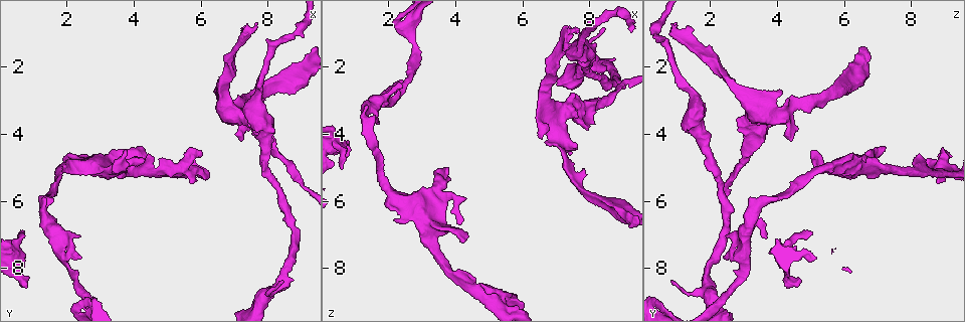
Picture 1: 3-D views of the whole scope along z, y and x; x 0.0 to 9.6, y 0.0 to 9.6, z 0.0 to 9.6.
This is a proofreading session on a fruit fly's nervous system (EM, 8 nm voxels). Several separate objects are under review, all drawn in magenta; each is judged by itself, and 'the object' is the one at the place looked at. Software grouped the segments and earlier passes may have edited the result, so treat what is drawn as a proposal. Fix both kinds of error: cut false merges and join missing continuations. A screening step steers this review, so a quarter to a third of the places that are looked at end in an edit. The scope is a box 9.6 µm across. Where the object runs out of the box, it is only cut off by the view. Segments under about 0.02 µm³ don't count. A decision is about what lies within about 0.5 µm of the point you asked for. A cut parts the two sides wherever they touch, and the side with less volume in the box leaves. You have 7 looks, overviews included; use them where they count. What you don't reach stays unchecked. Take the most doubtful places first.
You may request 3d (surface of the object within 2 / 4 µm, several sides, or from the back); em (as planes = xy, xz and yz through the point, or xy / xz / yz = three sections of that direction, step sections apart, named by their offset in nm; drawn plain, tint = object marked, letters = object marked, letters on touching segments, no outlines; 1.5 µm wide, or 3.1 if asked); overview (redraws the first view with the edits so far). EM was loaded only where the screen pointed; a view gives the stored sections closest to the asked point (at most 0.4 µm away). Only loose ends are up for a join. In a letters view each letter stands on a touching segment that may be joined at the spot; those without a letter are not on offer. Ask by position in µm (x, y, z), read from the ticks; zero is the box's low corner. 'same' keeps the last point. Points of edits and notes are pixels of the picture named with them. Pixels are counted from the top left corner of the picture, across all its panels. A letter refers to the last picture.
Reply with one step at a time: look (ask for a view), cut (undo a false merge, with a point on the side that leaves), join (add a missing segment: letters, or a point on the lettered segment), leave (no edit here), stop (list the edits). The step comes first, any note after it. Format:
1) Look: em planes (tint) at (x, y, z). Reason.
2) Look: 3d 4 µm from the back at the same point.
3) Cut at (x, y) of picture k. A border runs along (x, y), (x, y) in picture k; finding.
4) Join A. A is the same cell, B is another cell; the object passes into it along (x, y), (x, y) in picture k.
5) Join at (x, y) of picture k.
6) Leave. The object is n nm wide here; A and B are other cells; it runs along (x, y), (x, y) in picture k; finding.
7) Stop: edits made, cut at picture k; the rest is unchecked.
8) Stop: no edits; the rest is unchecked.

Look: 3d 4 µm at (8.50, 8.40, 0.85). Thin end.

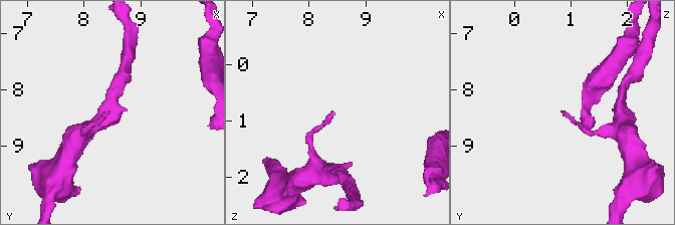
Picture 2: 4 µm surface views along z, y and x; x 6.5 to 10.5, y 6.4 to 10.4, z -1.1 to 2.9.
Look: em planes (letters) at (8.40, 8.40, 0.80).

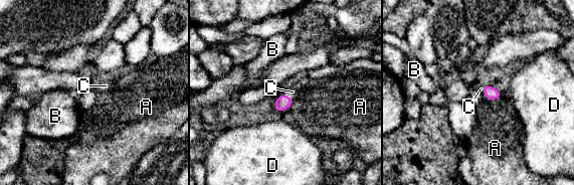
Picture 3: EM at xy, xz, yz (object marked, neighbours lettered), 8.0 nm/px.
Join C. The longest contact is with C, 120 nm; C is the same cell, A, B and D are other cells; it goes on there.

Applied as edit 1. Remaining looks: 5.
Look: overview. See it whole again.

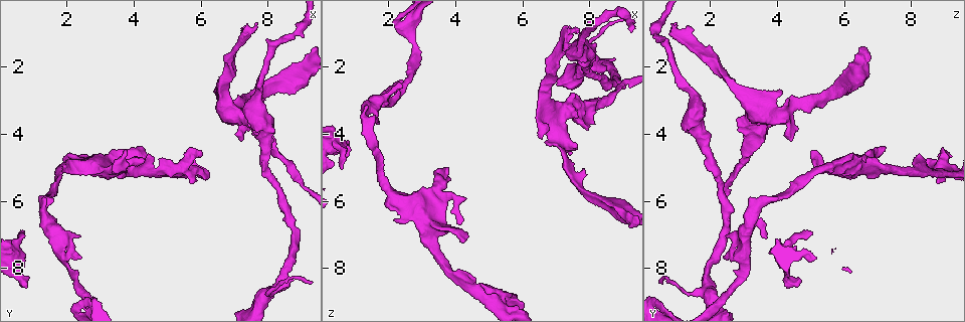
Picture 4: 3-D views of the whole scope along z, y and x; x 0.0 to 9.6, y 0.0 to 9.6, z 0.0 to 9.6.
Look: em planes (plain) at (1.60, 7.10, 3.70). An open end.

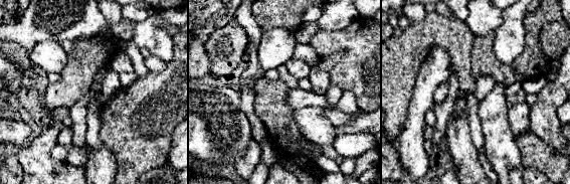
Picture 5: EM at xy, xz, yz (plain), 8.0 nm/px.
Look: em planes (letters) at the same point.

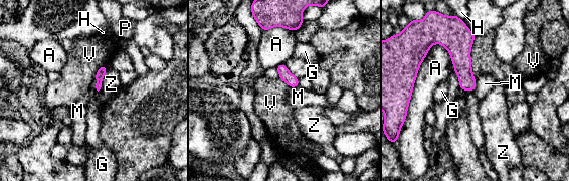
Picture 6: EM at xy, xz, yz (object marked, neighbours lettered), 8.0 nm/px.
Leave. A, G, H, M, P, V and Z are other cells; a border runs along (93, 78), (98, 80), (98, 92) in picture 6; none of them fits.

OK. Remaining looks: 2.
Look: em planes (letters) at (6.00, 4.50, 9.05). Free end.

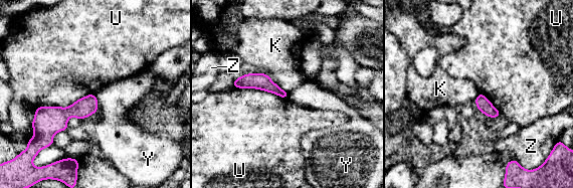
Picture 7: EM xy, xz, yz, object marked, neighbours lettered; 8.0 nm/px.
Leave. K, U, Y and Z are other cells; it runs along (235, 83), (264, 82), (285, 95) in picture 7; none of them fits.

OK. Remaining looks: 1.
Stop: edits made, join at picture 3; the rest is unchecked.

